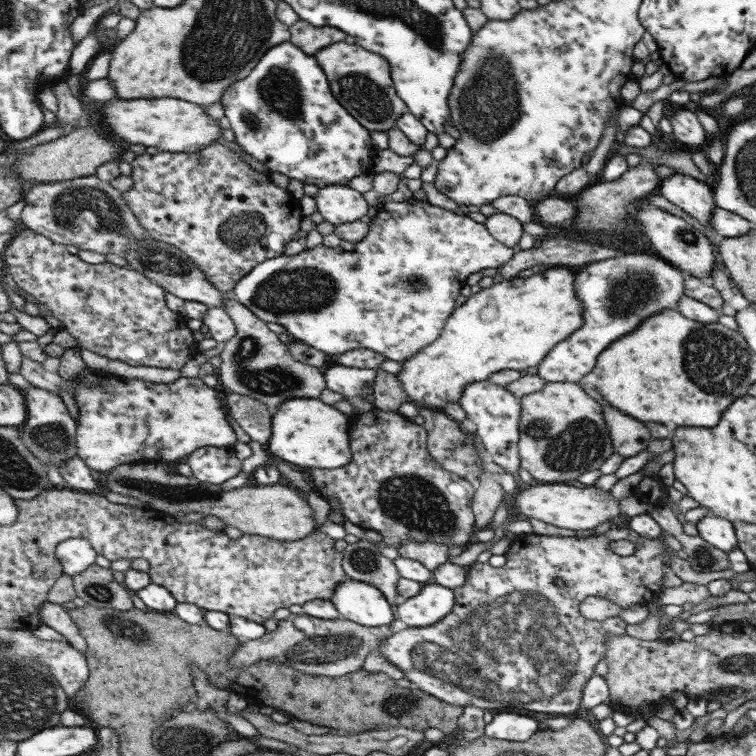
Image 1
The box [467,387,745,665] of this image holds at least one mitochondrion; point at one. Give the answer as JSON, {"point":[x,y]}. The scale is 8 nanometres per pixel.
{"point":[580,444]}

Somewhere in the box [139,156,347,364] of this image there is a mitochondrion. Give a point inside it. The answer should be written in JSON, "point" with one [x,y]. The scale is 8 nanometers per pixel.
{"point":[304,289]}

